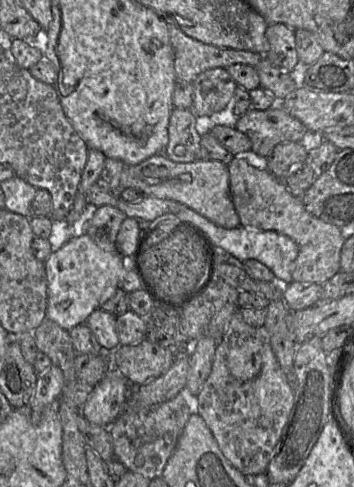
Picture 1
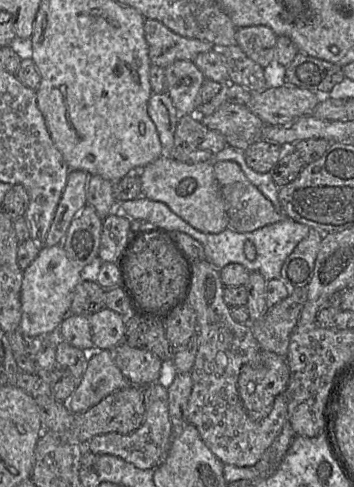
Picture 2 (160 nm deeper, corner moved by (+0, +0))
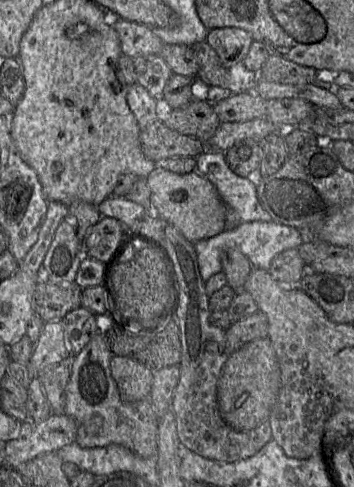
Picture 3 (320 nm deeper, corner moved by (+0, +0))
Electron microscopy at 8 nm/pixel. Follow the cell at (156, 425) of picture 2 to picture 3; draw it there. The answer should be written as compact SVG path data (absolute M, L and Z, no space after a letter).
M102 332L94 335L77 355L71 357L65 414L76 421L75 442L82 448L117 444L142 458L157 458L159 418L149 399L137 402L121 399L110 371L112 356Z

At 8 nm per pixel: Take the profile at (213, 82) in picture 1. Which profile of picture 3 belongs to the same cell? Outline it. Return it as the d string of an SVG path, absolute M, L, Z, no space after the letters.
M158 55L130 57L134 72L134 82L144 87L155 99L163 99L163 90L172 70Z

